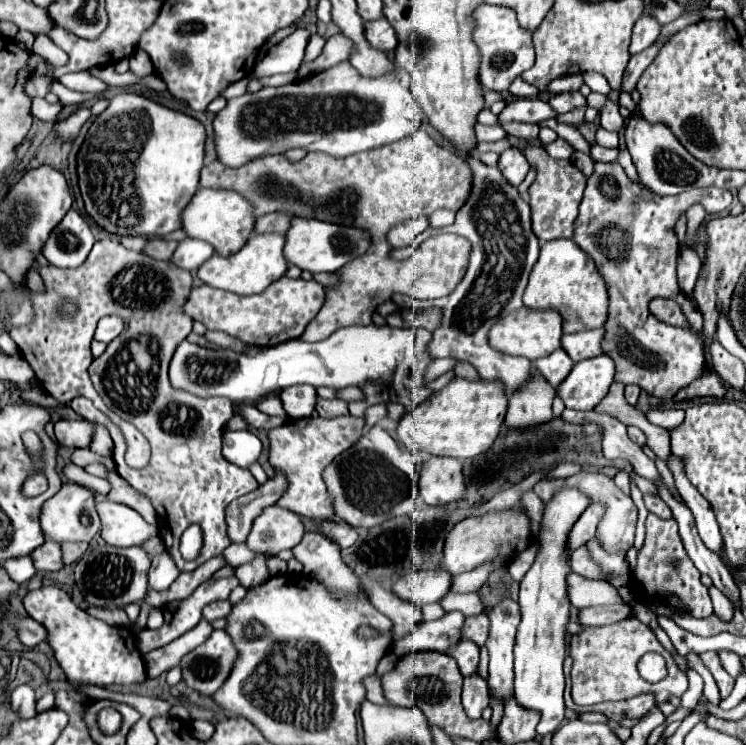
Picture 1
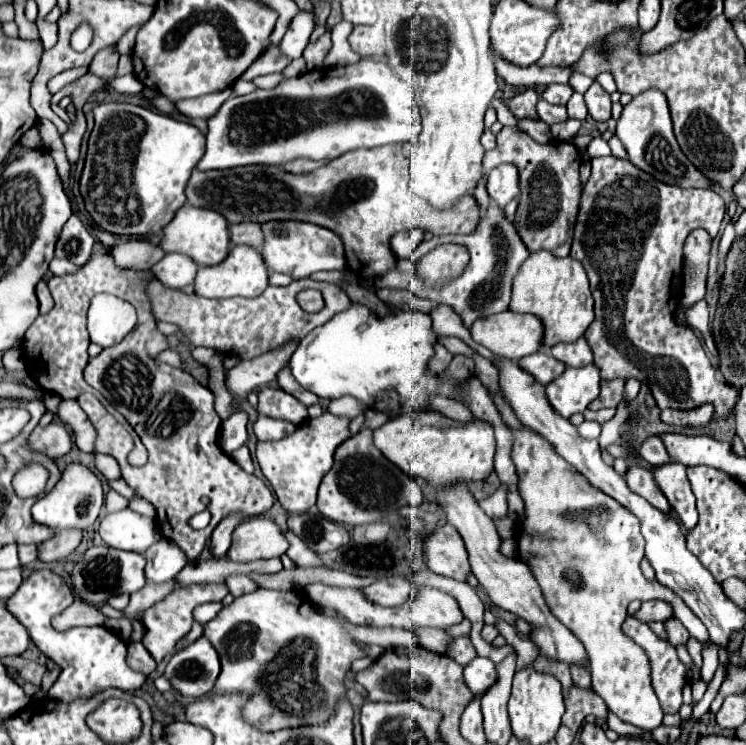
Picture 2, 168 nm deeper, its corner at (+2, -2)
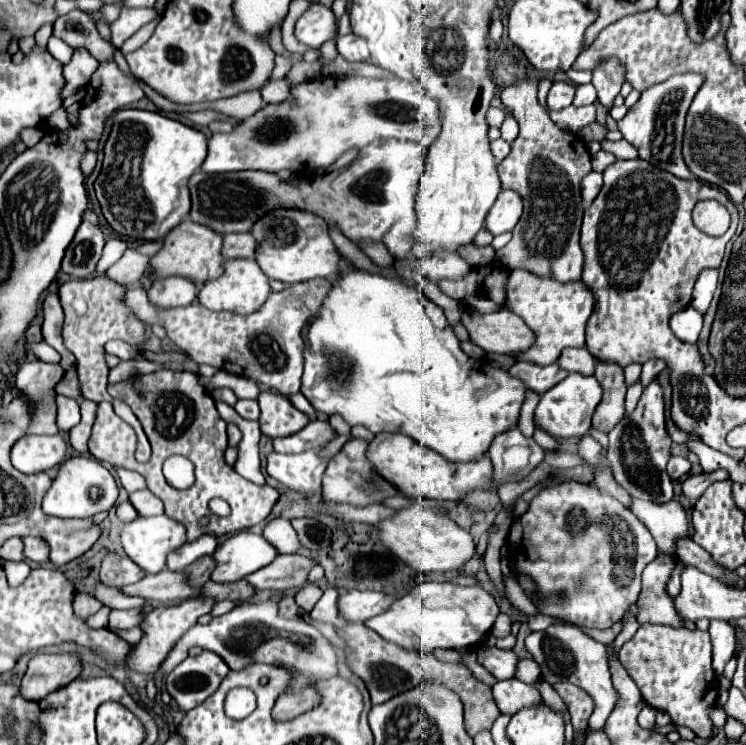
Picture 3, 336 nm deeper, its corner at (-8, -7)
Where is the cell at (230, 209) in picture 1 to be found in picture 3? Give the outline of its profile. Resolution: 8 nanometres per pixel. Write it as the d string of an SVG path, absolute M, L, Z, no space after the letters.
M185 219L181 225L171 229L167 233L163 247L157 255L151 257L151 267L153 267L153 279L155 277L167 277L167 273L183 273L183 277L191 277L197 285L203 285L209 279L217 279L223 275L223 235L213 231L211 227L193 223L191 219Z

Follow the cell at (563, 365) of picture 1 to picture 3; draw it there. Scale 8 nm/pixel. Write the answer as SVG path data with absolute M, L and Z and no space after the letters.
M517 361L509 373L517 379L521 379L529 389L533 389L535 393L545 393L547 389L551 389L553 385L557 385L559 381L563 381L569 373L565 369L559 367L559 363L551 363L551 365L535 365L531 361Z

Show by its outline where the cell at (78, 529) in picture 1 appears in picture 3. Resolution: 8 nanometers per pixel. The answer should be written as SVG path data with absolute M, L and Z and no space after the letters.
M73 457L67 459L57 477L53 479L51 489L43 497L43 513L61 517L61 519L87 519L95 517L101 511L109 511L117 501L117 483L113 475L95 459Z

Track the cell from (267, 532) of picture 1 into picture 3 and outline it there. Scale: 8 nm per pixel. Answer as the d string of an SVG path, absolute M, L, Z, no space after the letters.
M239 531L223 541L223 545L219 545L213 555L217 569L213 571L211 581L233 583L267 567L279 555L279 551L263 535Z

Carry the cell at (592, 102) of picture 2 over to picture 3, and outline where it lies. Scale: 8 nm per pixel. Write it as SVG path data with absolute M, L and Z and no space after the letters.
M619 61L603 63L593 71L591 83L597 89L599 103L609 111L613 107L615 97L621 91L621 85L623 85L623 67L619 65Z

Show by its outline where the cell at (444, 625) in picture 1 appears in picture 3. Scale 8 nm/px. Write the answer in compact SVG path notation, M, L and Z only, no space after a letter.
M479 647L479 663L495 677L513 677L515 675L517 655L513 651L503 651L497 647Z

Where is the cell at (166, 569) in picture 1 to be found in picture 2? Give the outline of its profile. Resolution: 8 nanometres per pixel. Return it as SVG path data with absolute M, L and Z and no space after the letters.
M161 538L157 544L153 544L145 552L145 558L147 558L145 576L149 582L169 582L189 562L189 560L185 560L185 552L181 552L181 548L177 548L177 544L169 542L165 538Z

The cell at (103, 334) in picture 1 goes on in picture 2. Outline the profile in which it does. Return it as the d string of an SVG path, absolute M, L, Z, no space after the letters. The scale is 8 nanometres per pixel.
M97 294L89 306L89 336L93 344L101 348L109 348L119 344L135 326L137 316L135 308L113 296L113 294Z

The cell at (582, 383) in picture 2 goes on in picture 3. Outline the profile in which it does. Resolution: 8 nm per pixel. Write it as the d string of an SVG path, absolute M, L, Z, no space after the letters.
M569 373L559 385L555 385L553 389L541 395L541 401L535 409L535 423L555 439L585 435L591 427L591 415L597 409L601 397L603 397L603 389L593 375L585 377L581 373Z

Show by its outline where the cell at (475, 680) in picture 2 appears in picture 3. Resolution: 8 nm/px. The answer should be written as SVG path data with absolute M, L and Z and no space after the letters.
M503 679L497 681L493 687L493 699L497 703L497 707L501 709L501 713L517 713L523 705L533 705L537 701L541 701L539 691L533 685L527 685L519 679Z

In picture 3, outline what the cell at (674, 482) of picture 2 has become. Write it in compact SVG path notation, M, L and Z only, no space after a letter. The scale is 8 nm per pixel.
M717 469L713 473L699 473L699 475L689 475L683 483L681 483L681 491L687 499L695 501L703 495L703 491L713 483L713 481L719 481L719 479L725 479L725 469Z

